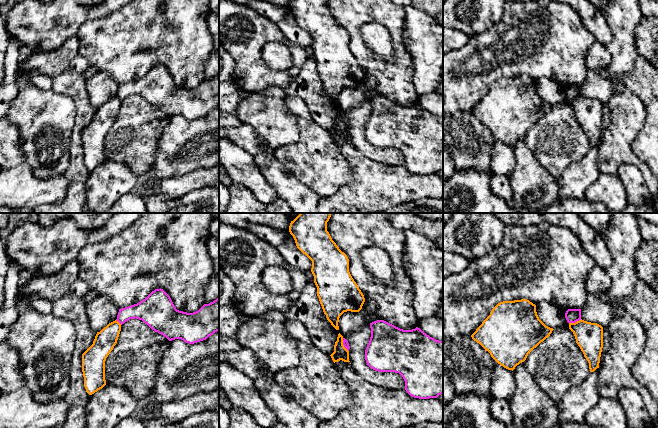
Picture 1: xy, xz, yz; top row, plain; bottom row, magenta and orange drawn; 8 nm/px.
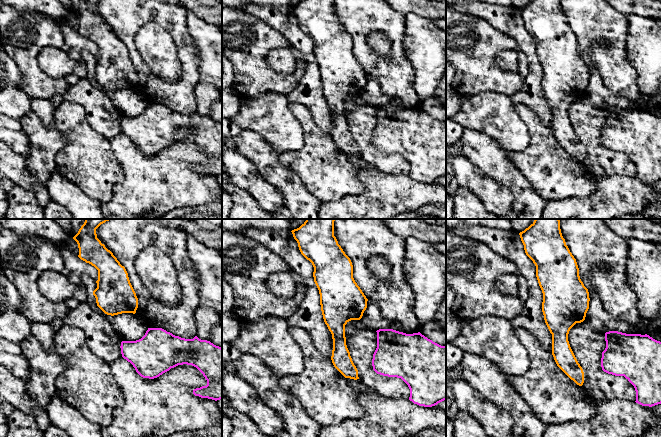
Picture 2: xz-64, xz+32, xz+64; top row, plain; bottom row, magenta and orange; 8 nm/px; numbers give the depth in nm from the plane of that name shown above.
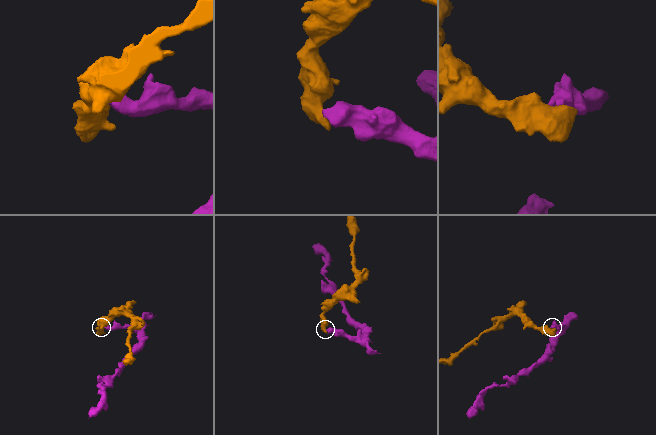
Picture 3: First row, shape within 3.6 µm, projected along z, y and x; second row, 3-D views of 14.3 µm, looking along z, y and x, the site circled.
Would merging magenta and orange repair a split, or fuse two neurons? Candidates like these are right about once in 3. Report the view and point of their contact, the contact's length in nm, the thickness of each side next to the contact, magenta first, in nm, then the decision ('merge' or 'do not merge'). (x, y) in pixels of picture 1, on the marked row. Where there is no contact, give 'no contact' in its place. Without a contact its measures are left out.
meets magenta in yz at (575, 321); contact 110 nm long; 110 nm thick on the magenta side, 220 nm on the other; do not merge

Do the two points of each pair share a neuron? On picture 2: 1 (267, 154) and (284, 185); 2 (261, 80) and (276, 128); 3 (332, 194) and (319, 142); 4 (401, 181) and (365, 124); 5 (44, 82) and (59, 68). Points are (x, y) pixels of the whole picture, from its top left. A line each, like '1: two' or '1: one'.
1: one
2: two
3: one
4: two
5: two

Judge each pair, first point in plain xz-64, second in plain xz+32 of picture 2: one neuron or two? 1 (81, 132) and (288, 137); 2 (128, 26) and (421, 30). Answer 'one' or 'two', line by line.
1: two
2: two

